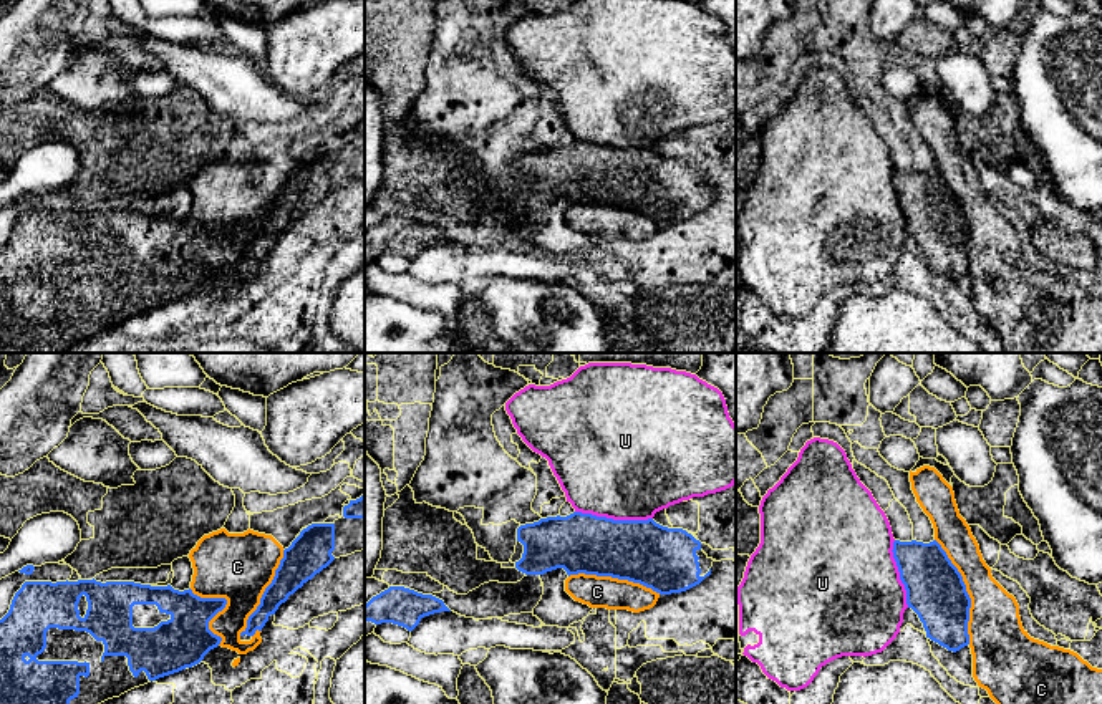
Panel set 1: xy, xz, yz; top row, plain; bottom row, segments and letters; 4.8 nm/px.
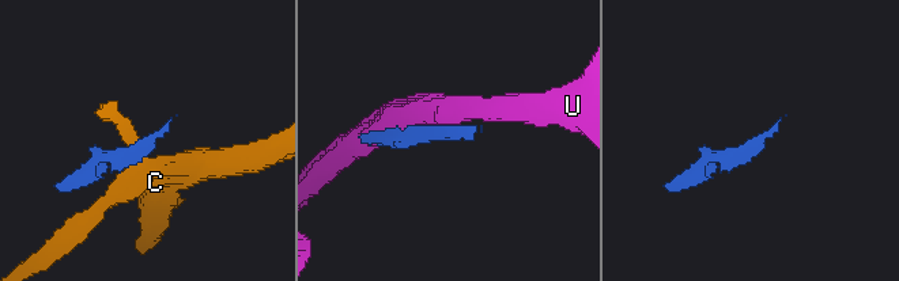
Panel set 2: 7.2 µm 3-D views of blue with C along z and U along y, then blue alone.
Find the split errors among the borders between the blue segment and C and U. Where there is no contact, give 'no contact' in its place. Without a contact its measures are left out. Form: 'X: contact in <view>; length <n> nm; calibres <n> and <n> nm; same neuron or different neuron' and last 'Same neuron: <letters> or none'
C: contact in yz; length 550 nm; calibres 280 and 260 nm; different neuron
U: contact in xz; length 380 nm; calibres 300 and 500 nm; different neuron
Same neuron: none

